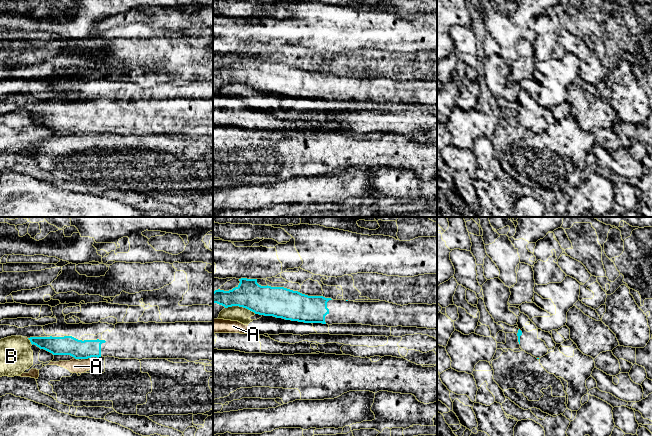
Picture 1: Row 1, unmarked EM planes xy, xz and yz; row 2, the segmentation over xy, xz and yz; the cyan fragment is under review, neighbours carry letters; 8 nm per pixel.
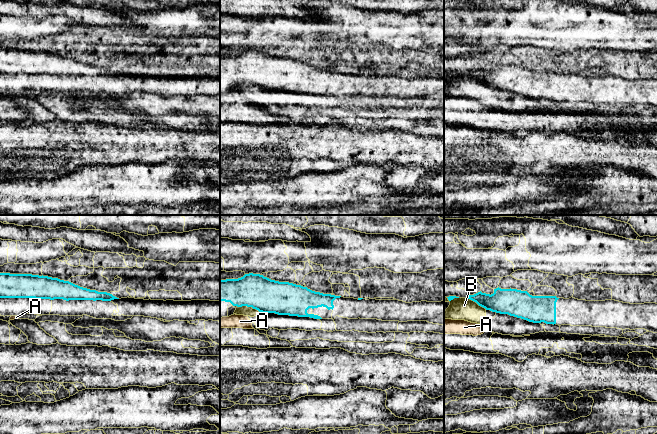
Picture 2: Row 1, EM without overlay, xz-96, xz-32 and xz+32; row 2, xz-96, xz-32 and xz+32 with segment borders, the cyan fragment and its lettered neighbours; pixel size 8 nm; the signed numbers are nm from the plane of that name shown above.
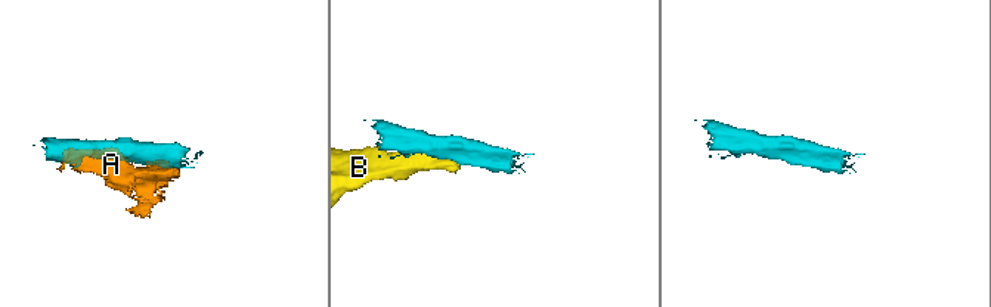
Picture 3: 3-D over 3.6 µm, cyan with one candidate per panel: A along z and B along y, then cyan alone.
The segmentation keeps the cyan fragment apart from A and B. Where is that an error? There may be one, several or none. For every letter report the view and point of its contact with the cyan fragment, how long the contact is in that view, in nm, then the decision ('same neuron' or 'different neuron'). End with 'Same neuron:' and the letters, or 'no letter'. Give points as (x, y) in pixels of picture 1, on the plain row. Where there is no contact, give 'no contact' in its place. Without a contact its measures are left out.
A: meets cyan in xy at (85, 134); contact 70 nm long; different neuron
B: meets cyan in xz at (240, 82); contact 260 nm long; different neuron
Same neuron: no letter

